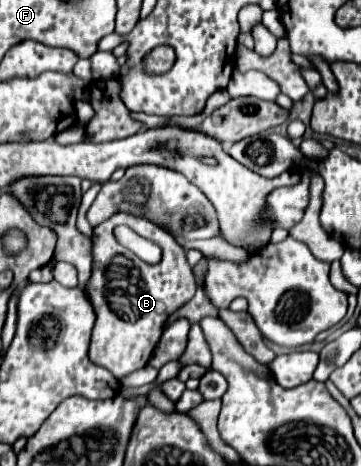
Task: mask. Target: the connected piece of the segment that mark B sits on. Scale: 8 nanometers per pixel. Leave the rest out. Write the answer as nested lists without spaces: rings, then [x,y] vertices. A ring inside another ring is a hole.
[[[115,213],[93,229],[93,273],[85,291],[97,319],[89,345],[89,359],[99,367],[109,369],[117,379],[145,367],[161,339],[167,317],[185,305],[195,295],[195,289],[197,283],[193,269],[187,263],[185,249],[179,247],[167,231],[161,231],[161,227],[153,225],[145,217]],[[117,225],[133,225],[135,233],[155,241],[163,249],[163,259],[157,265],[143,263],[115,239],[113,229]],[[115,289],[121,289],[121,293],[115,293]]]

